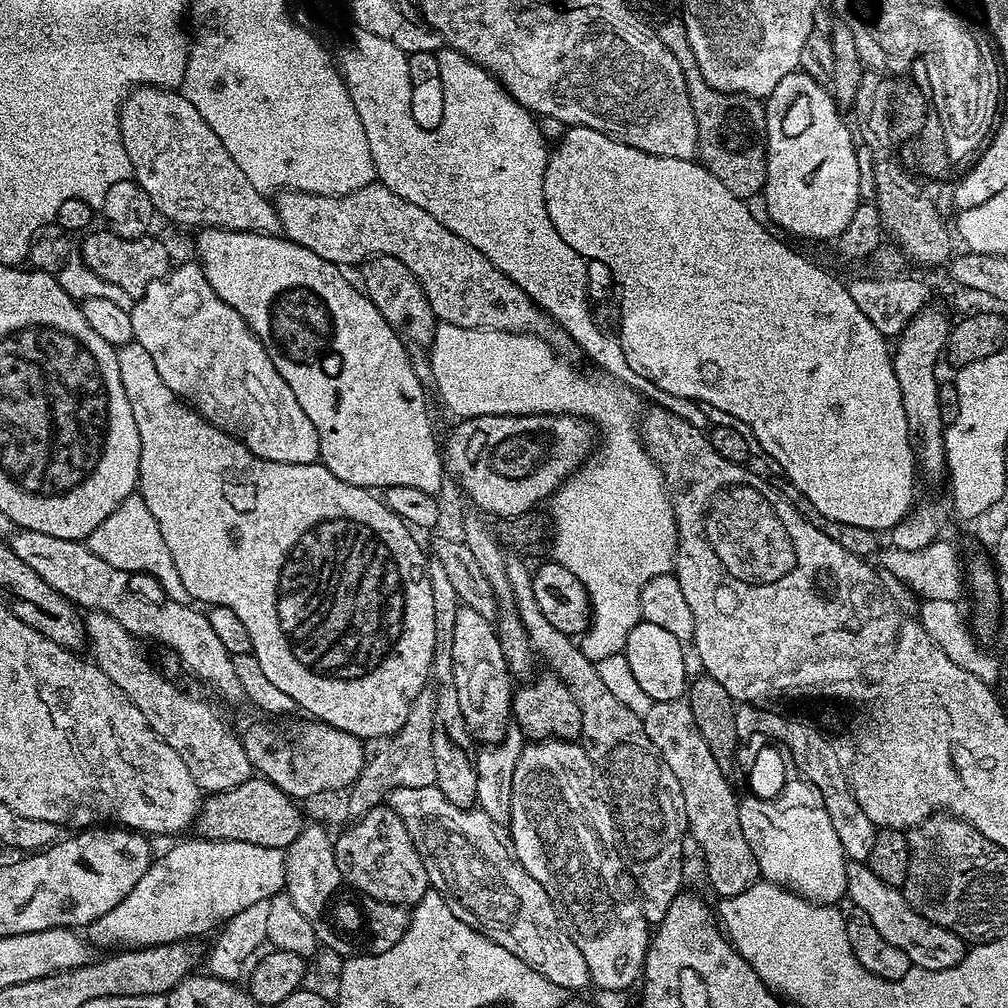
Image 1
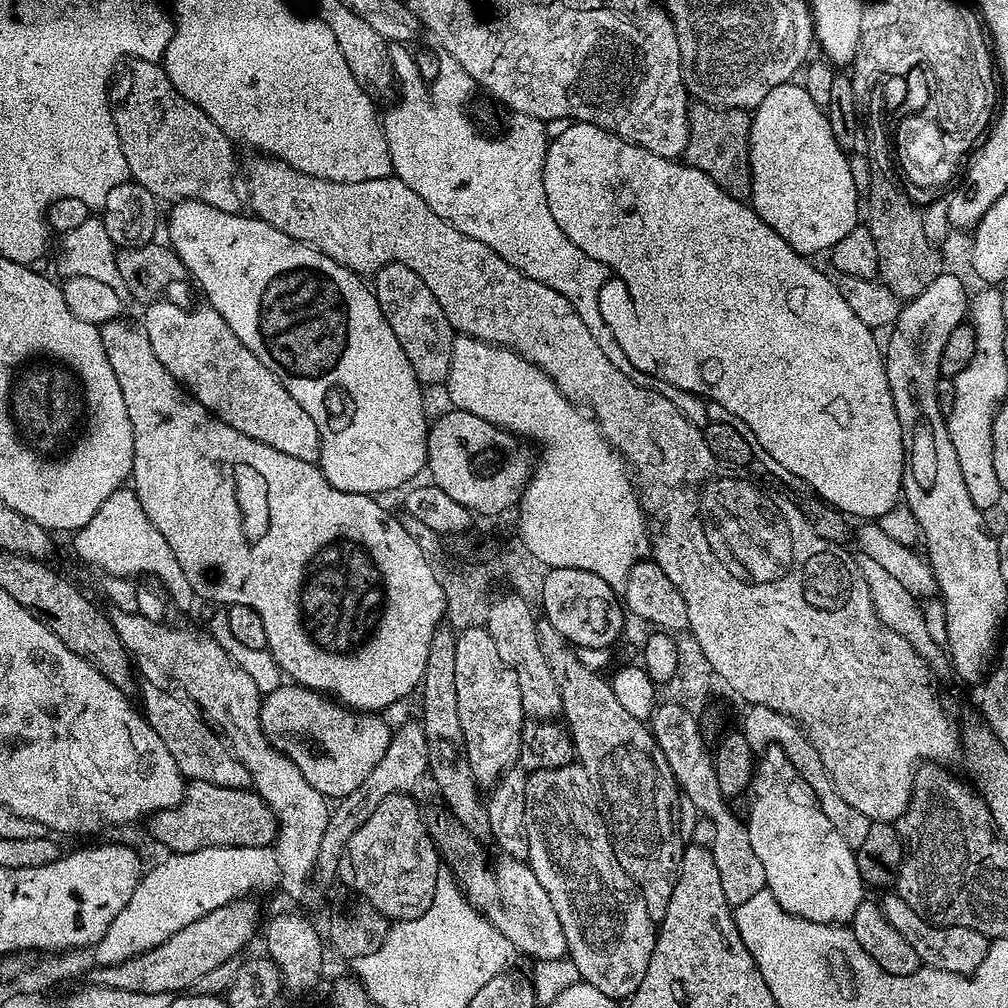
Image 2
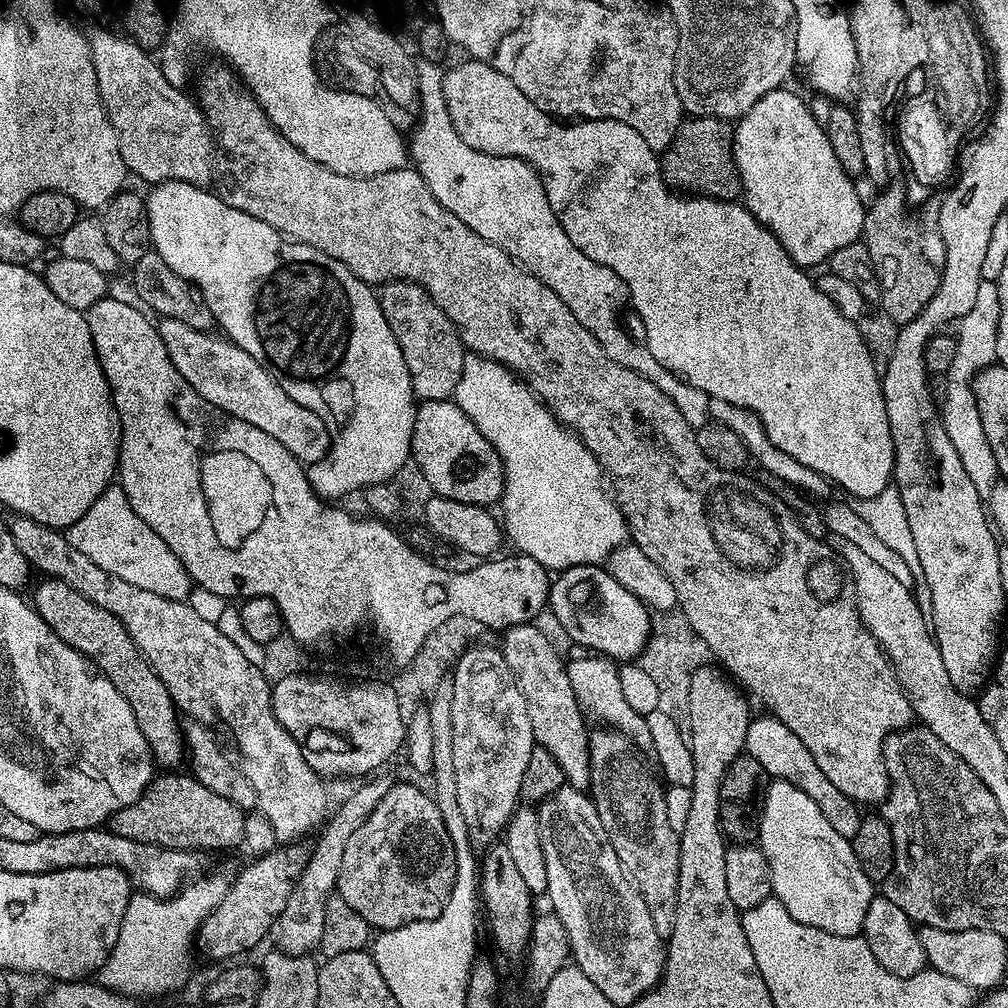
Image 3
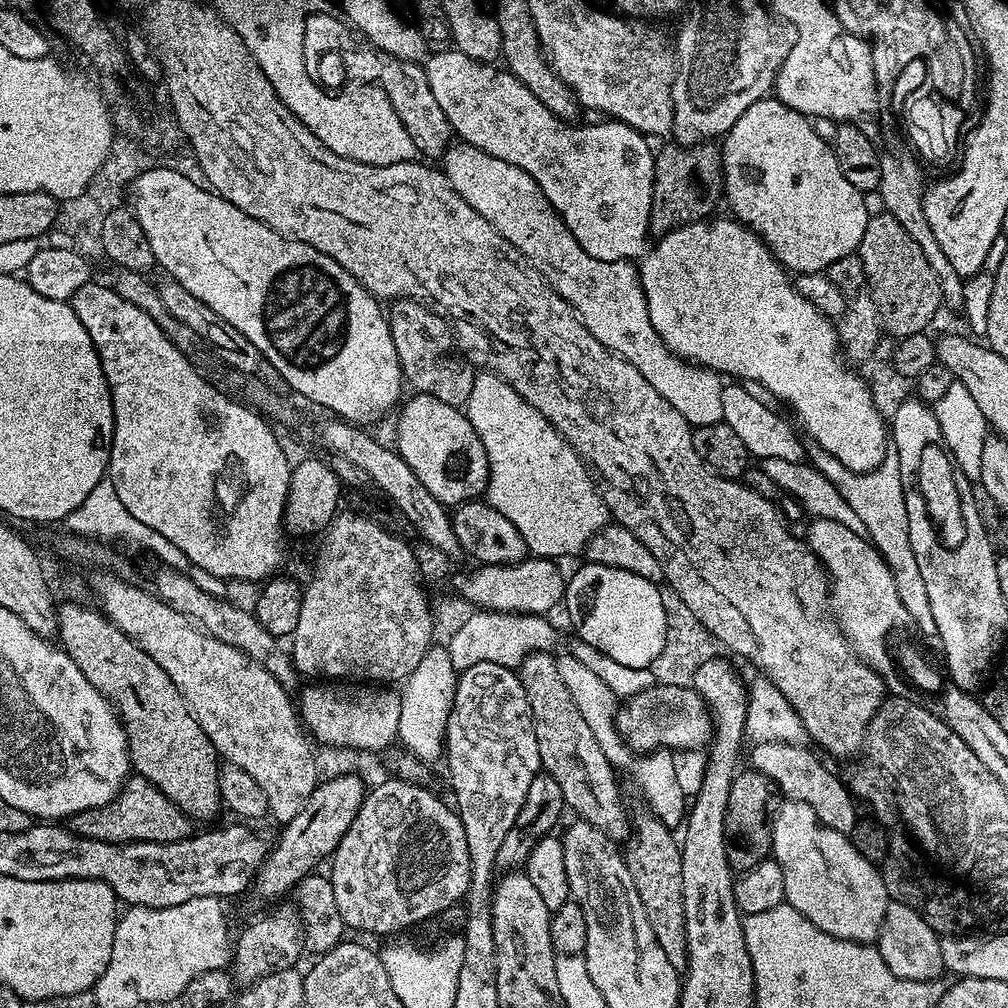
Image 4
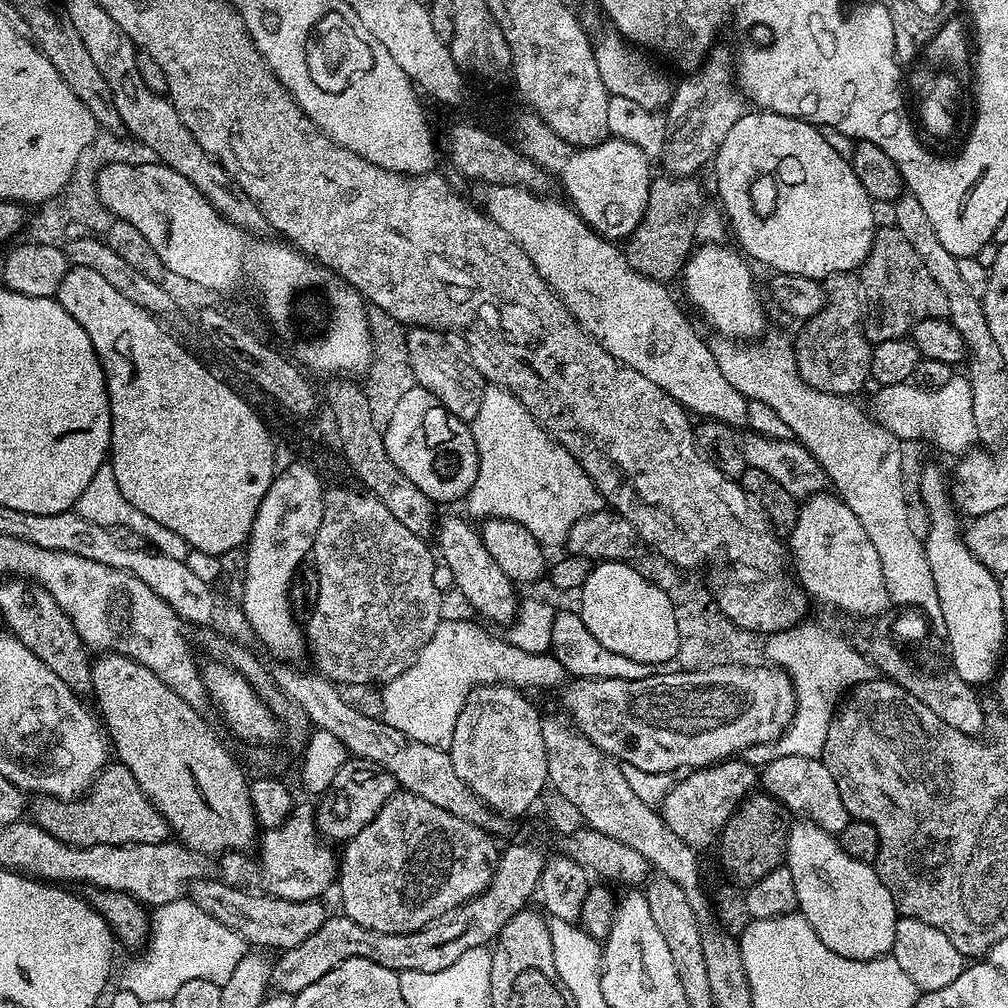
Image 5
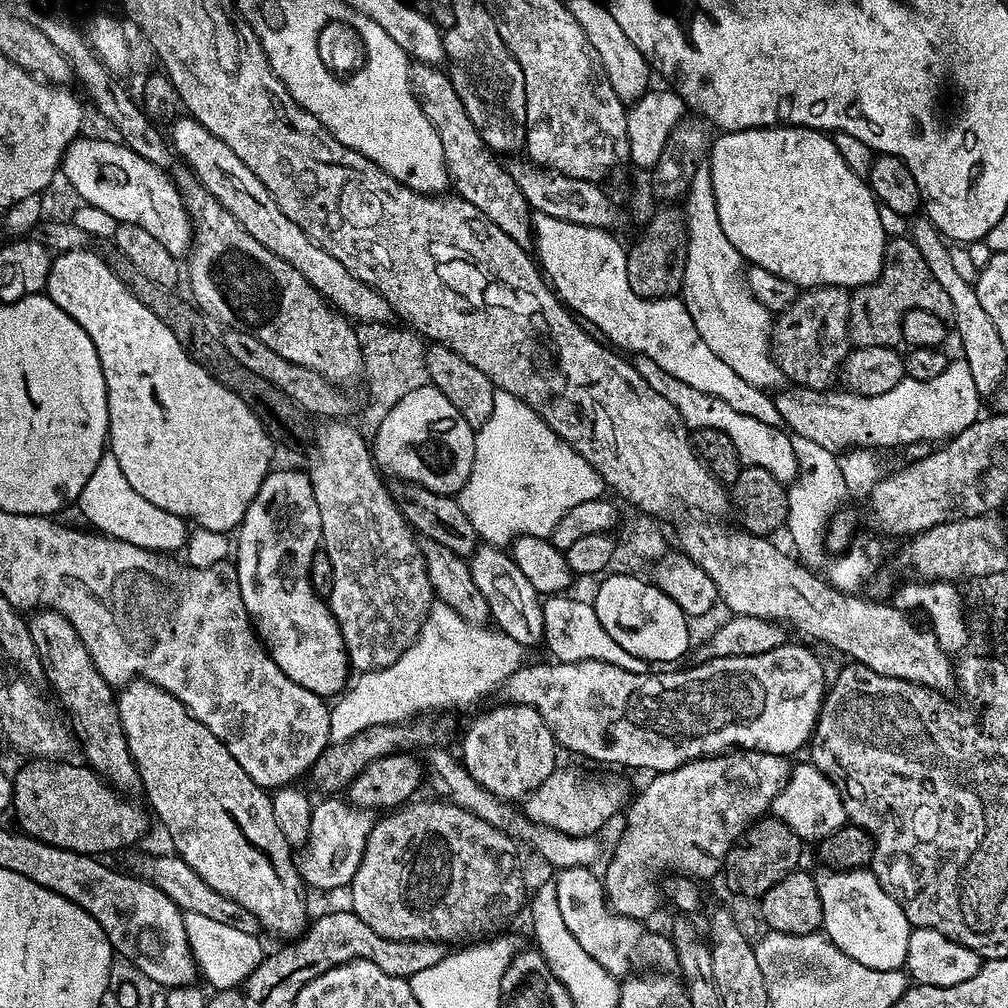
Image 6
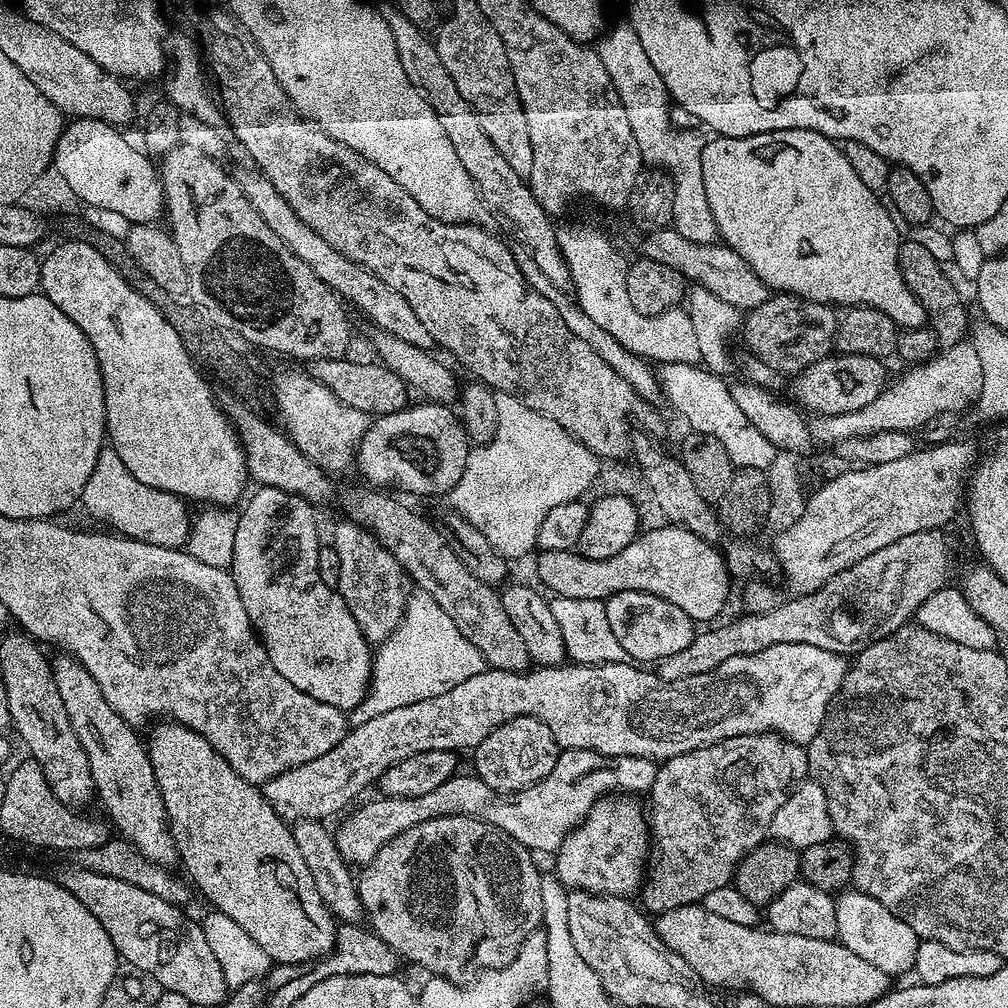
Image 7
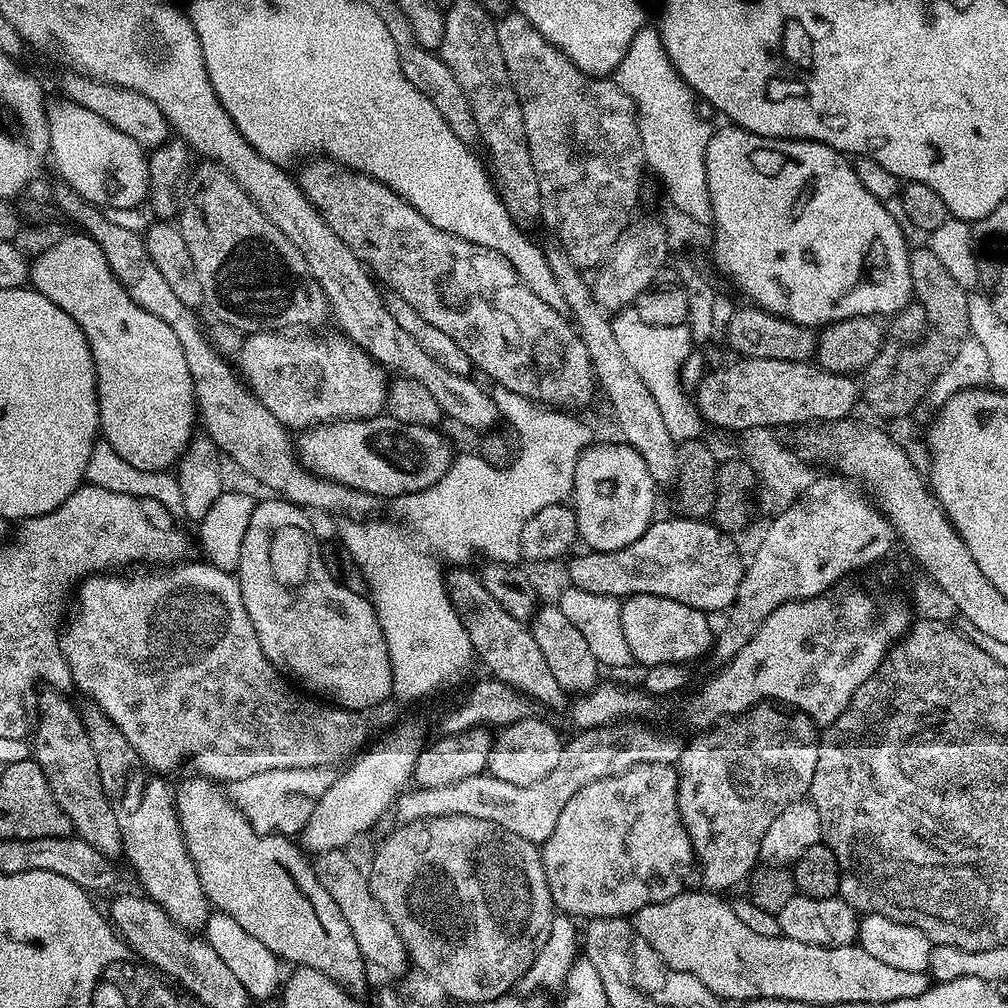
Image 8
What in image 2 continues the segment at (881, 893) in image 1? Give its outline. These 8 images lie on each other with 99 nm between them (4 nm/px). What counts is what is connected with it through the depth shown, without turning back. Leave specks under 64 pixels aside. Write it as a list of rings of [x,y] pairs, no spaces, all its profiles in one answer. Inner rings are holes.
[[[888,894],[885,900],[879,901],[880,908],[886,914],[886,922],[914,946],[914,954],[918,954],[921,965],[925,968],[937,968],[946,970],[950,974],[959,976],[970,976],[982,966],[982,962],[988,953],[989,937],[983,936],[978,930],[970,930],[966,926],[942,926],[941,924],[931,924],[924,920],[910,906],[906,906],[904,899],[895,894]]]

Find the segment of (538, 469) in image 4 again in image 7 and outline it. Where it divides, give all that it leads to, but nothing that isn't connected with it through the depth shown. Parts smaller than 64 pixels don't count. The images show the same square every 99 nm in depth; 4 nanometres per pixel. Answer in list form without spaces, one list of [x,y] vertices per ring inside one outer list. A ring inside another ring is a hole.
[[[505,392],[499,393],[500,430],[489,444],[473,447],[468,453],[466,470],[462,478],[446,493],[448,508],[466,518],[490,541],[490,546],[498,550],[509,562],[520,560],[528,551],[536,548],[538,526],[542,526],[542,518],[554,510],[554,506],[562,506],[562,502],[574,502],[581,499],[597,483],[600,472],[598,457],[591,452],[582,441],[571,436],[565,428],[558,426],[546,414],[538,410],[530,410],[518,398]]]

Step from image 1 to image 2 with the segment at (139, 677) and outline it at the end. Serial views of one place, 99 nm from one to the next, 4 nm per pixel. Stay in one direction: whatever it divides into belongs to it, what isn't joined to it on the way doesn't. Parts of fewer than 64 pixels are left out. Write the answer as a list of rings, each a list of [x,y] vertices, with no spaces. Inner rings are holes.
[[[145,683],[143,687],[139,700],[143,714],[158,738],[166,742],[166,750],[174,754],[174,762],[178,762],[178,770],[185,781],[201,780],[214,786],[231,788],[247,788],[251,785],[250,770],[242,766],[240,759],[218,735],[217,729],[187,699],[181,698],[175,691],[153,684]]]

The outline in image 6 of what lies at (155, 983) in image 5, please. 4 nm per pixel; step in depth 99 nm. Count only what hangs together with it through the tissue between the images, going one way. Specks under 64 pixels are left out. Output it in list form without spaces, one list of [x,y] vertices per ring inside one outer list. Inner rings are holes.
[[[185,912],[183,918],[188,948],[196,959],[199,975],[203,979],[205,976],[213,984],[213,989],[237,989],[247,981],[248,975],[266,955],[266,948],[260,945],[259,935],[242,934],[242,930],[234,930],[234,926],[222,926],[222,922],[214,922],[214,918],[206,918],[202,914]]]

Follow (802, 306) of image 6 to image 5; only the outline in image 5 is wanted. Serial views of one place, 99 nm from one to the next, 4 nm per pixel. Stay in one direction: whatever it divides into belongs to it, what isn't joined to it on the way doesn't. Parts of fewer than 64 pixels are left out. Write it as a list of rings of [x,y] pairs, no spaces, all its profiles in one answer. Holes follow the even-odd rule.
[[[839,272],[833,276],[827,276],[823,280],[824,285],[824,305],[822,310],[818,310],[818,314],[814,314],[809,320],[803,321],[799,325],[800,333],[797,334],[796,340],[794,336],[794,351],[796,354],[796,365],[798,366],[798,374],[802,374],[802,378],[810,386],[814,386],[814,390],[822,390],[826,394],[831,396],[847,396],[849,398],[855,397],[855,392],[863,386],[864,383],[869,383],[872,374],[872,349],[874,345],[868,340],[866,334],[864,333],[864,309],[865,302],[863,296],[860,294],[860,278],[856,272]]]

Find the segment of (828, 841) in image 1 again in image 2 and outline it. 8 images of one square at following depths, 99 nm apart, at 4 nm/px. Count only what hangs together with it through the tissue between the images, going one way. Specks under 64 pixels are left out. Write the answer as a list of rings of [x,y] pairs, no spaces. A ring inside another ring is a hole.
[[[815,803],[808,808],[800,808],[800,832],[788,832],[788,836],[750,836],[754,854],[762,861],[762,870],[766,870],[766,891],[774,894],[778,906],[803,920],[819,924],[847,925],[854,910],[866,899],[866,885],[859,876],[854,849],[846,846],[846,841],[830,823],[830,818],[822,814]]]

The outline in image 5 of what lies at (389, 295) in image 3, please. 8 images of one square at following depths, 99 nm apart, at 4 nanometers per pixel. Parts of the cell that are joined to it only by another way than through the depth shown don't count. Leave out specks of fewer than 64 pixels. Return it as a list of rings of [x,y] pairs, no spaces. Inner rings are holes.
[[[434,328],[407,329],[407,350],[410,368],[419,387],[430,390],[454,418],[470,422],[478,418],[478,409],[482,406],[486,381],[473,364],[467,359],[463,360],[454,349],[448,345],[449,337],[443,331]]]

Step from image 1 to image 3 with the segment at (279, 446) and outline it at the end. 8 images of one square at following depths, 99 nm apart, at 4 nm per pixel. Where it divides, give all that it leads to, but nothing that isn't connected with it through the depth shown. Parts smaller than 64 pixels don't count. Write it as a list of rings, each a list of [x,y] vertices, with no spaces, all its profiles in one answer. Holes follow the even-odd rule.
[[[161,319],[158,327],[162,342],[170,354],[170,362],[174,362],[178,374],[182,374],[182,378],[186,378],[186,382],[194,386],[196,393],[206,398],[206,402],[234,418],[242,418],[242,422],[250,422],[250,426],[258,426],[258,430],[270,434],[274,442],[282,442],[282,446],[286,446],[286,450],[290,450],[290,454],[294,454],[294,458],[299,460],[301,465],[307,466],[318,462],[327,454],[332,443],[322,418],[318,418],[314,410],[298,406],[298,402],[294,402],[294,398],[290,398],[290,394],[286,394],[286,390],[282,390],[282,386],[274,382],[272,375],[250,354],[246,354],[246,350],[242,350],[223,335],[194,330],[194,326],[186,326],[186,322]]]

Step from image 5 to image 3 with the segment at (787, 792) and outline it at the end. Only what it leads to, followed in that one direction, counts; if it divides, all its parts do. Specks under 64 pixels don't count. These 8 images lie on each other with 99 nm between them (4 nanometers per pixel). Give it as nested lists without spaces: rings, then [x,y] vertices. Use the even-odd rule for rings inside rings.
[[[772,714],[757,715],[746,730],[744,752],[752,756],[754,762],[758,762],[758,766],[762,766],[762,770],[768,773],[769,777],[785,780],[796,786],[798,790],[802,790],[803,794],[806,794],[806,798],[810,798],[810,802],[814,802],[814,806],[818,806],[818,810],[822,810],[826,822],[830,822],[830,826],[834,826],[834,830],[838,830],[838,834],[842,834],[842,838],[852,841],[862,817],[861,805],[846,794],[842,794],[842,790],[838,790],[838,786],[834,786],[834,782],[830,782],[830,778],[826,778],[826,774],[822,774],[818,762],[814,762],[810,750],[806,750],[806,746],[802,746],[798,734],[794,734],[794,730],[790,730],[790,726],[786,726]]]

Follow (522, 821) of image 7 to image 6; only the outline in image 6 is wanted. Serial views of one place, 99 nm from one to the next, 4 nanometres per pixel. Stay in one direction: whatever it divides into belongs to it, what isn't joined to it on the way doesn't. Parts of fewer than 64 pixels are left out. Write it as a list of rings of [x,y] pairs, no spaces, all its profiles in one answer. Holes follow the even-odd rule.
[[[560,766],[550,774],[550,778],[546,778],[546,782],[542,782],[542,786],[538,786],[526,797],[522,804],[522,811],[535,824],[562,830],[571,836],[596,836],[603,824],[610,823],[619,812],[621,815],[625,811],[629,800],[630,792],[628,796],[628,784],[624,780],[615,780],[612,776],[604,776],[599,780],[596,776],[583,776],[582,773],[575,772],[572,768]],[[324,798],[312,810],[312,830],[306,843],[299,849],[294,868],[305,885],[328,892],[331,888],[347,889],[364,857],[366,842],[374,823],[371,811],[355,807],[340,798]]]

